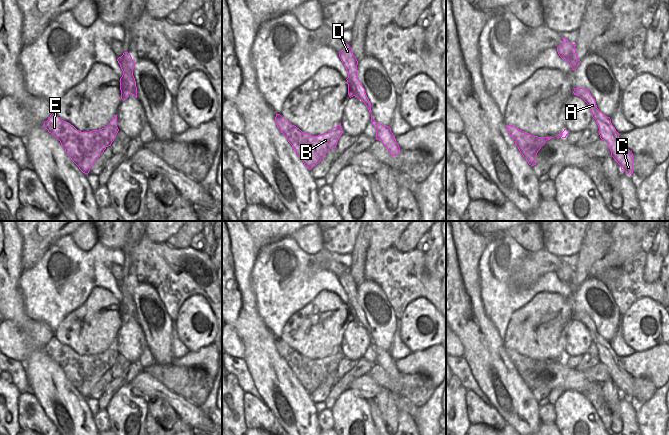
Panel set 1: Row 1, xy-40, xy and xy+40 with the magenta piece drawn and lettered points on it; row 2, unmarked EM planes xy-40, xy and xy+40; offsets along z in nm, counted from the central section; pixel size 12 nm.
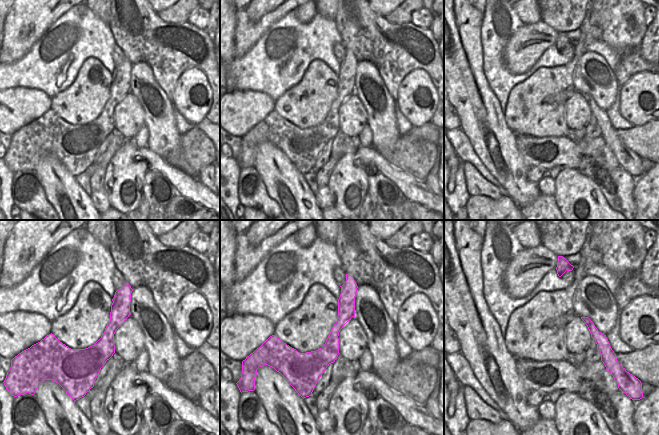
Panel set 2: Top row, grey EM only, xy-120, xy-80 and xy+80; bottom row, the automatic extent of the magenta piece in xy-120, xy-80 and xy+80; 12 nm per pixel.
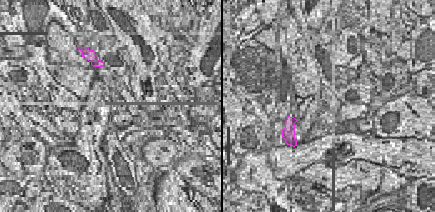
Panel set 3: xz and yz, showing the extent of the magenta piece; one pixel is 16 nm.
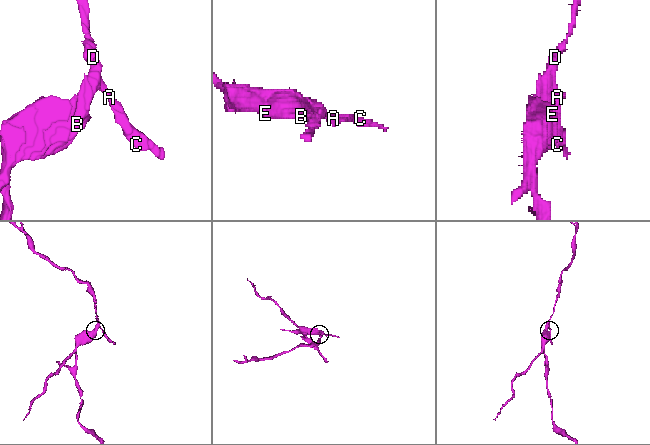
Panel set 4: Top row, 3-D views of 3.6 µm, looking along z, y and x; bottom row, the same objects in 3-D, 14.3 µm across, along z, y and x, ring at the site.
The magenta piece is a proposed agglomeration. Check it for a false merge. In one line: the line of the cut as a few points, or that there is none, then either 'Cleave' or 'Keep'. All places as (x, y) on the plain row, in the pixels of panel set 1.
Split along xy-40 (120, 303), (122, 308), (130, 313), (131, 317). Cleave.

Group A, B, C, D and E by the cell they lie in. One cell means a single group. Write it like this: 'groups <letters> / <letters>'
groups A C D / B E

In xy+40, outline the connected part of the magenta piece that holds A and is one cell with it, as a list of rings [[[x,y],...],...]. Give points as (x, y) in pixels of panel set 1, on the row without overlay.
[[[577,312],[580,320],[590,331],[592,341],[599,351],[599,359],[604,364],[611,375],[611,380],[621,390],[621,394],[627,398],[633,398],[633,377],[626,372],[619,363],[619,357],[611,347],[610,341],[602,337],[596,329],[595,323],[586,312]]]

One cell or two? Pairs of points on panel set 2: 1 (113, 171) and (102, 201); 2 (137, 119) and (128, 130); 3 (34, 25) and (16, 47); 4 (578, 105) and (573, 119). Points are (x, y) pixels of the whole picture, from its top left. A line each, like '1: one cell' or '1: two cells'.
1: two cells
2: one cell
3: one cell
4: one cell

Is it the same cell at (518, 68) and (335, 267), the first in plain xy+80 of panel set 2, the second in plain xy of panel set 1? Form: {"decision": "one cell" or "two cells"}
{"decision": "one cell"}

